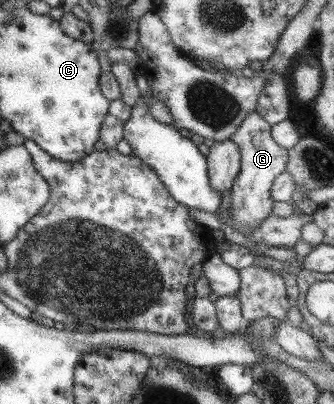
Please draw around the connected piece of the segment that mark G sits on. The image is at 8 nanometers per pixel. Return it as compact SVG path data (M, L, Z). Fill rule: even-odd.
M257 112L250 113L231 137L240 148L241 169L231 188L230 216L232 227L250 237L258 226L272 214L271 188L278 175L286 170L288 150L280 147L271 136L271 125Z

